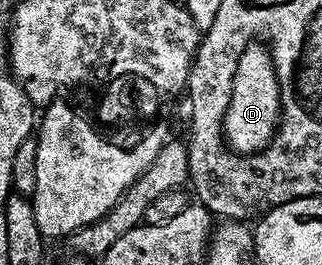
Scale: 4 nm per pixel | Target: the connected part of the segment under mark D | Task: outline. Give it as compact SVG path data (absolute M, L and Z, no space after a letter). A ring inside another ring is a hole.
M263 44L246 46L239 57L237 72L233 76L233 92L229 100L229 108L223 117L223 136L236 154L257 154L271 143L271 137L279 126L279 81L275 75L275 65L271 59L270 49Z

